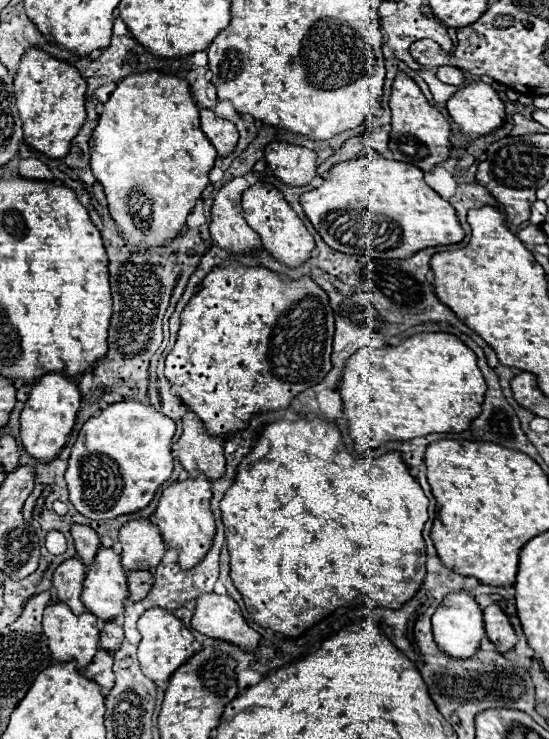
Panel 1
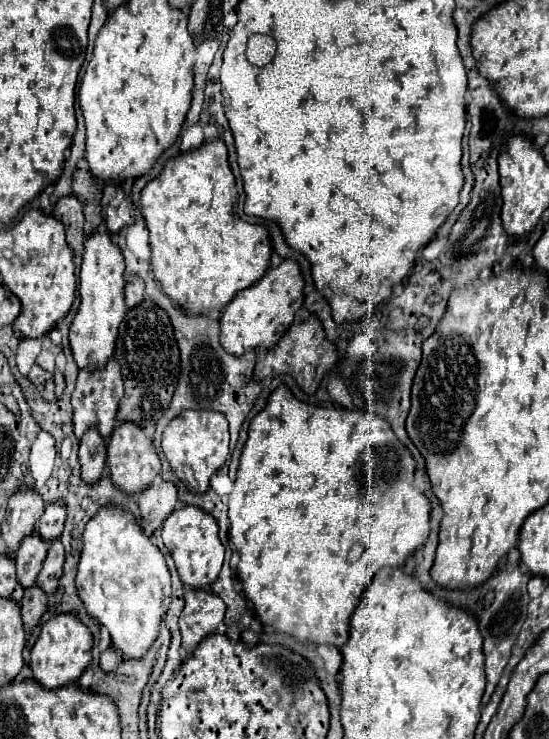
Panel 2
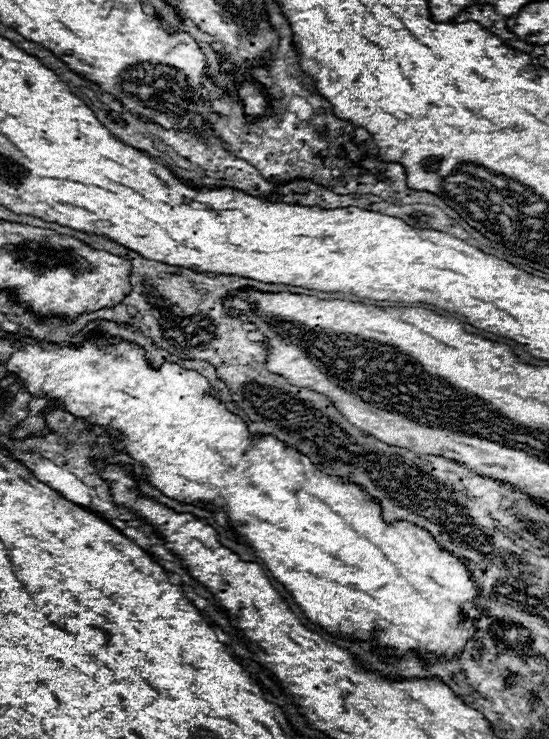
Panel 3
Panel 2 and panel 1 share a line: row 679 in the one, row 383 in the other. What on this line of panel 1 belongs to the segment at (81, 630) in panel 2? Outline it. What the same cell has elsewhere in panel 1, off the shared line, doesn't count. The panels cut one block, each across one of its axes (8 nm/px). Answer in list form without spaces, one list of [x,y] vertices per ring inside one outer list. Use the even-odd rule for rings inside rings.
[[[50,372],[42,376],[30,390],[26,406],[20,414],[20,440],[26,452],[40,462],[48,462],[62,450],[66,444],[66,436],[72,432],[76,414],[80,410],[82,396],[78,390],[78,382],[72,378],[64,378],[58,372]]]

